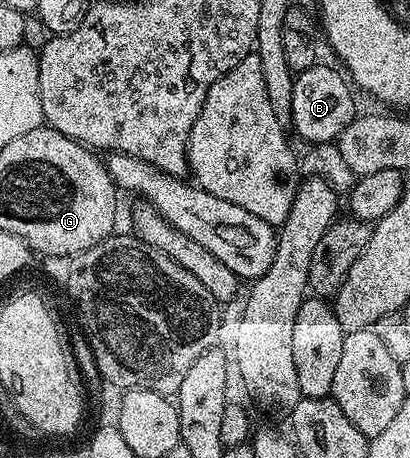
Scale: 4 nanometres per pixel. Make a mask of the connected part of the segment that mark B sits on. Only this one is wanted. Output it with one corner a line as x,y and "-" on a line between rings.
336,65
333,66
312,66
294,77
291,92
291,130
307,142
306,144
332,143
341,137
347,124
351,124
358,117
359,109
357,110
357,102
353,99
354,87
350,79

